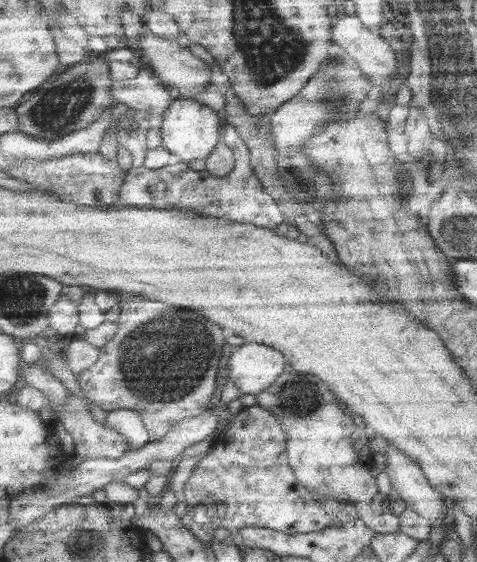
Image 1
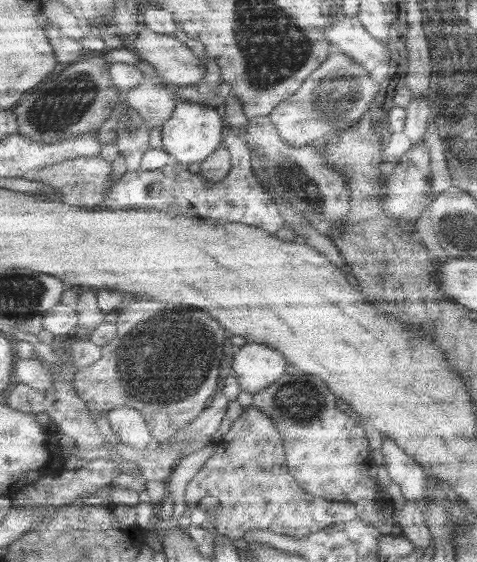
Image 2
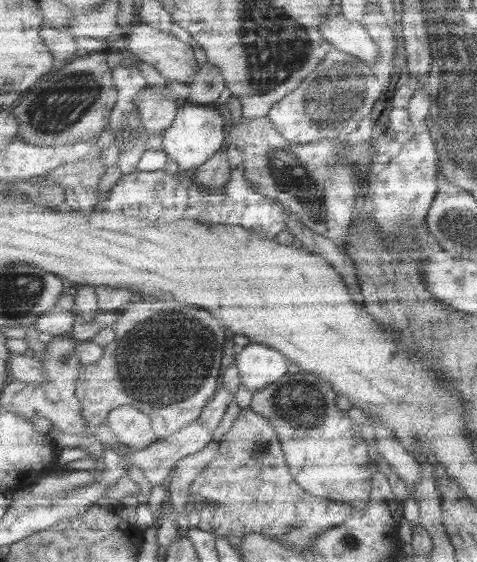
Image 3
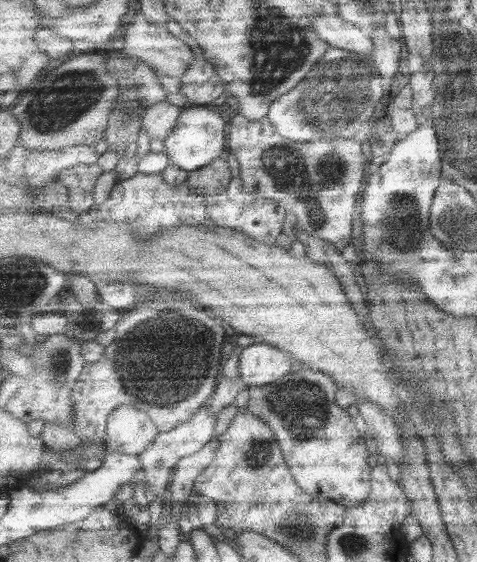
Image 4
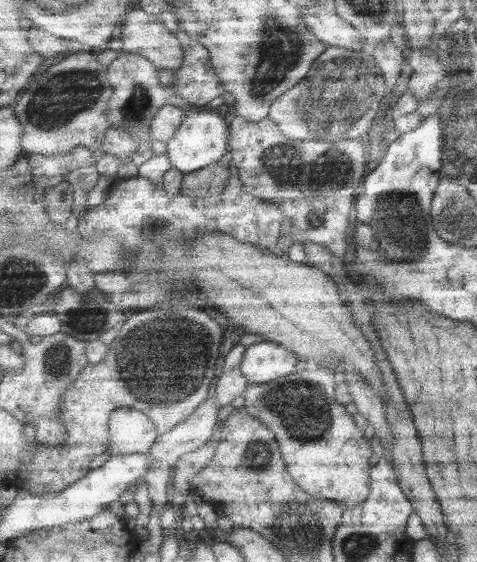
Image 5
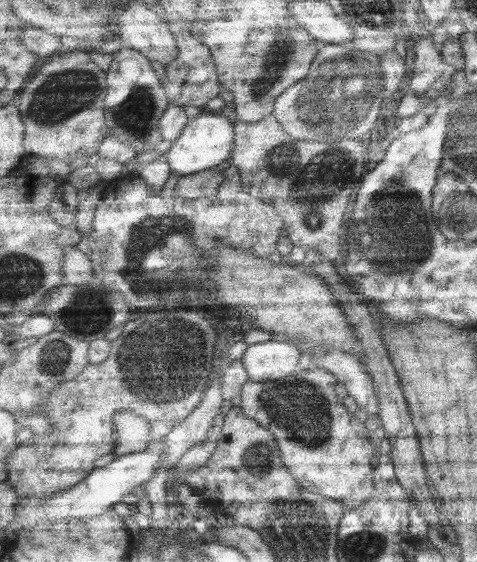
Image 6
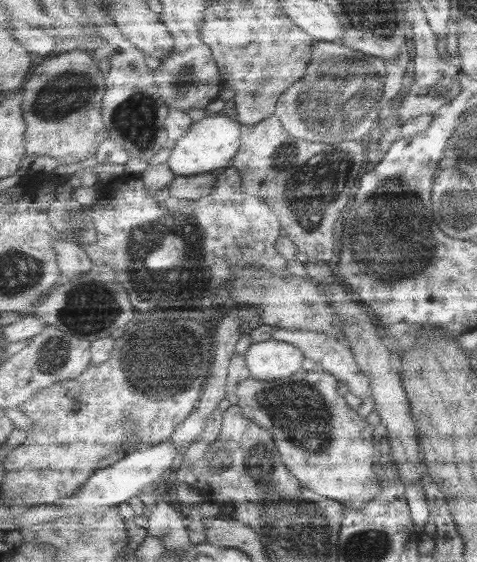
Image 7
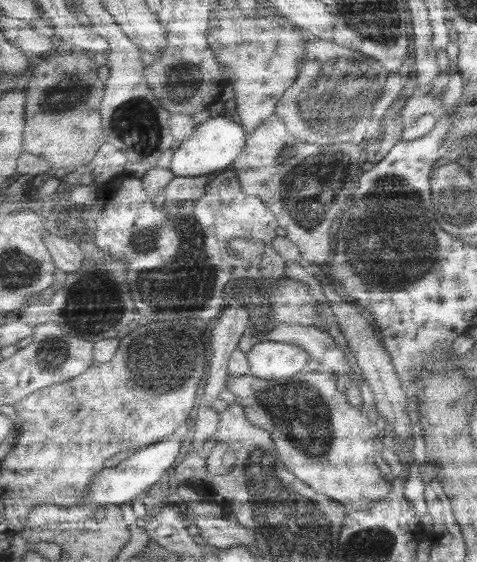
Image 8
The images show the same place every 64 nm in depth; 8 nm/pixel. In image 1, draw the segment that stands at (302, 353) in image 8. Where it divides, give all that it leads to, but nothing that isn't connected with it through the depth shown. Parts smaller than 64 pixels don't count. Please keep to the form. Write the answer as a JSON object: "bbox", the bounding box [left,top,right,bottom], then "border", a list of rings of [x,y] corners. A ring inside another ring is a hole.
{"bbox":[229,344,287,396],"border":[[[243,344],[229,358],[229,382],[243,394],[261,396],[285,374],[285,364],[287,358],[271,346]]]}

